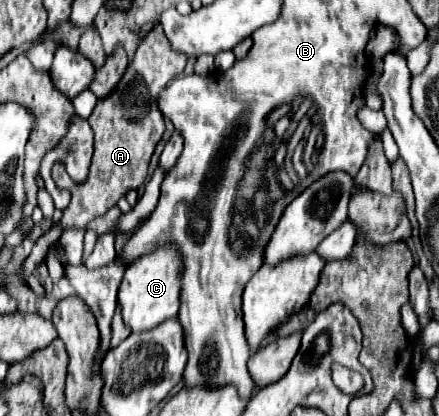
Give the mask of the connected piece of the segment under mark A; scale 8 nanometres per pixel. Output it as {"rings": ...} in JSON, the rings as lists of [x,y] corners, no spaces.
{"rings":[[[159,24],[153,26],[153,30],[147,32],[147,36],[141,40],[133,60],[129,62],[115,90],[109,96],[97,100],[97,106],[89,116],[89,124],[95,132],[95,152],[87,182],[73,184],[71,188],[73,198],[71,204],[67,206],[67,212],[63,212],[63,218],[59,223],[53,225],[35,242],[31,254],[21,262],[23,280],[27,280],[35,266],[45,260],[48,247],[59,239],[67,226],[85,228],[93,218],[113,208],[117,200],[127,194],[129,188],[139,188],[145,182],[151,154],[165,132],[165,120],[163,112],[159,110],[157,98],[161,90],[183,72],[185,60],[187,60],[185,54],[177,54],[171,50]]]}

